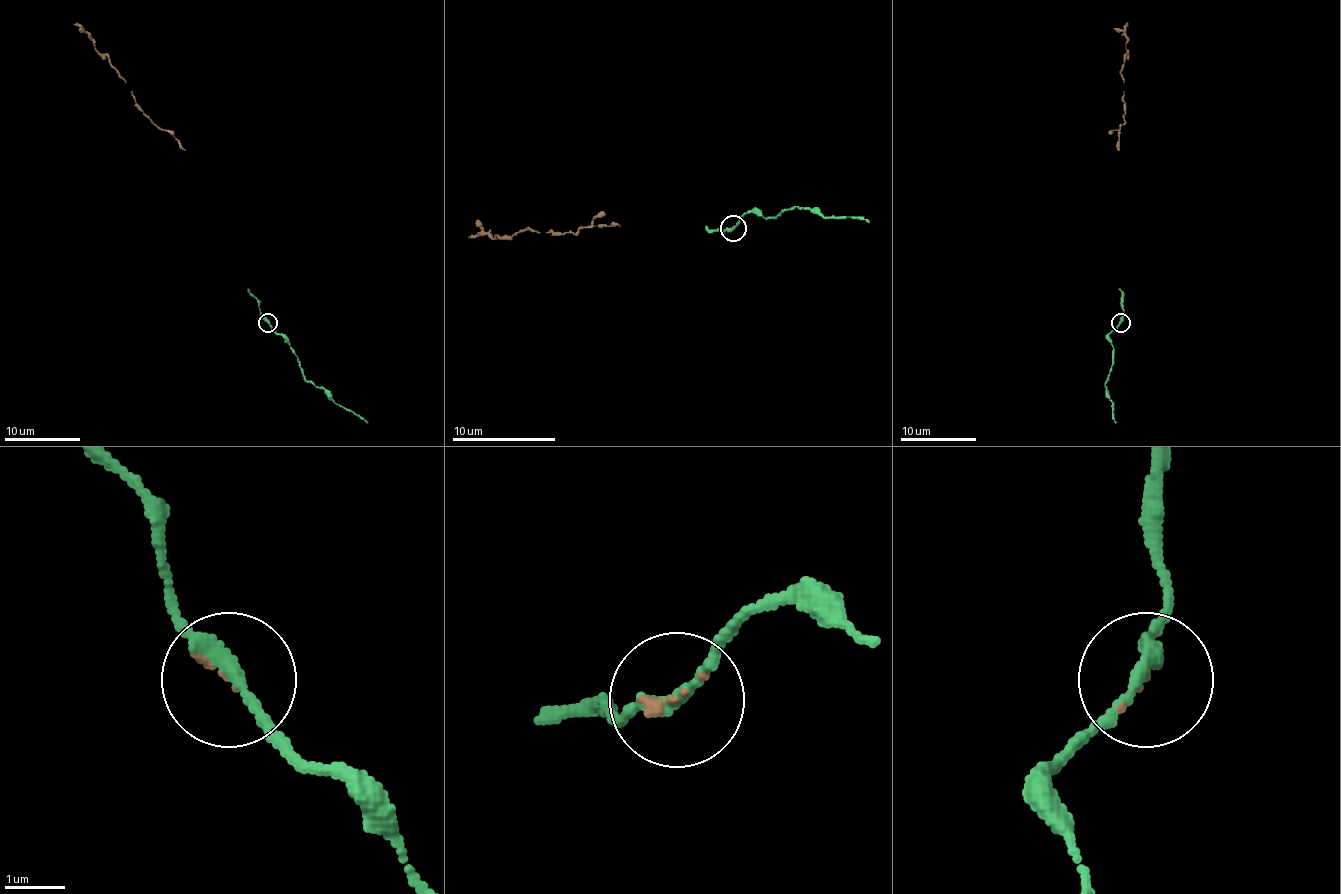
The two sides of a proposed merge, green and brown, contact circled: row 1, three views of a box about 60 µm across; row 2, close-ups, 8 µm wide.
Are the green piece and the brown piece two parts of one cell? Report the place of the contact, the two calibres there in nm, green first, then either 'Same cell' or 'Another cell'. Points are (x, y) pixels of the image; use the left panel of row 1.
Place: (268, 323). Thickness 240 nm (green) against 100 nm. Same cell

